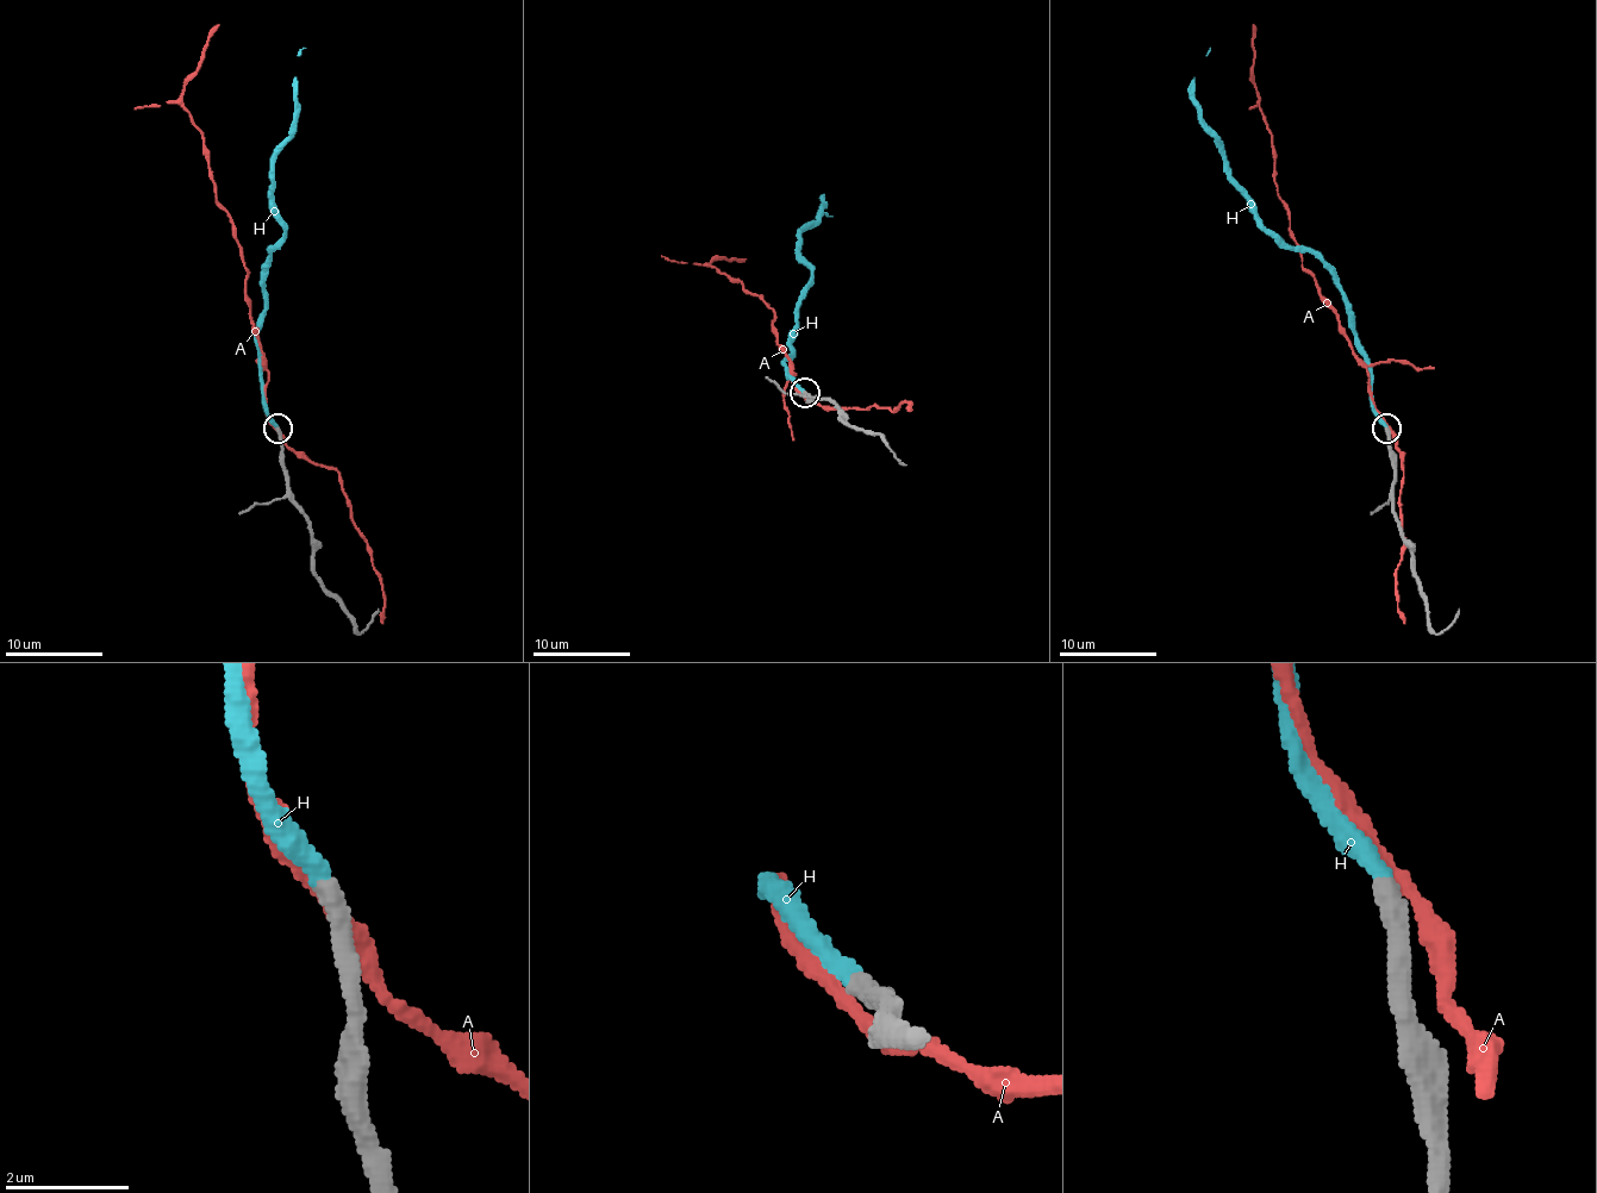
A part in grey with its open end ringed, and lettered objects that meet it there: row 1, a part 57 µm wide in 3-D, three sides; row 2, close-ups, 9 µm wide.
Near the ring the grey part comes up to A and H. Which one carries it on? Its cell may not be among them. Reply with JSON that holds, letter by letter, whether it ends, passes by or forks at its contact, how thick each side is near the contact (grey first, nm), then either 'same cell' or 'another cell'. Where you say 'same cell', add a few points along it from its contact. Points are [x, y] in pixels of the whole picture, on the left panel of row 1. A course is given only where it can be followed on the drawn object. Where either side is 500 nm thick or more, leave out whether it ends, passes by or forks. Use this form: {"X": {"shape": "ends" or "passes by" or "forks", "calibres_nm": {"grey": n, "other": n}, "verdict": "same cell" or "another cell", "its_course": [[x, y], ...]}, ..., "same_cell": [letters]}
{"A": {"shape": "passes by", "calibres_nm": {"grey": 400, "other": 280}, "verdict": "another cell"}, "H": {"shape": "ends", "calibres_nm": {"grey": 360, "other": 320}, "verdict": "same cell"}, "same_cell": ["H"]}

